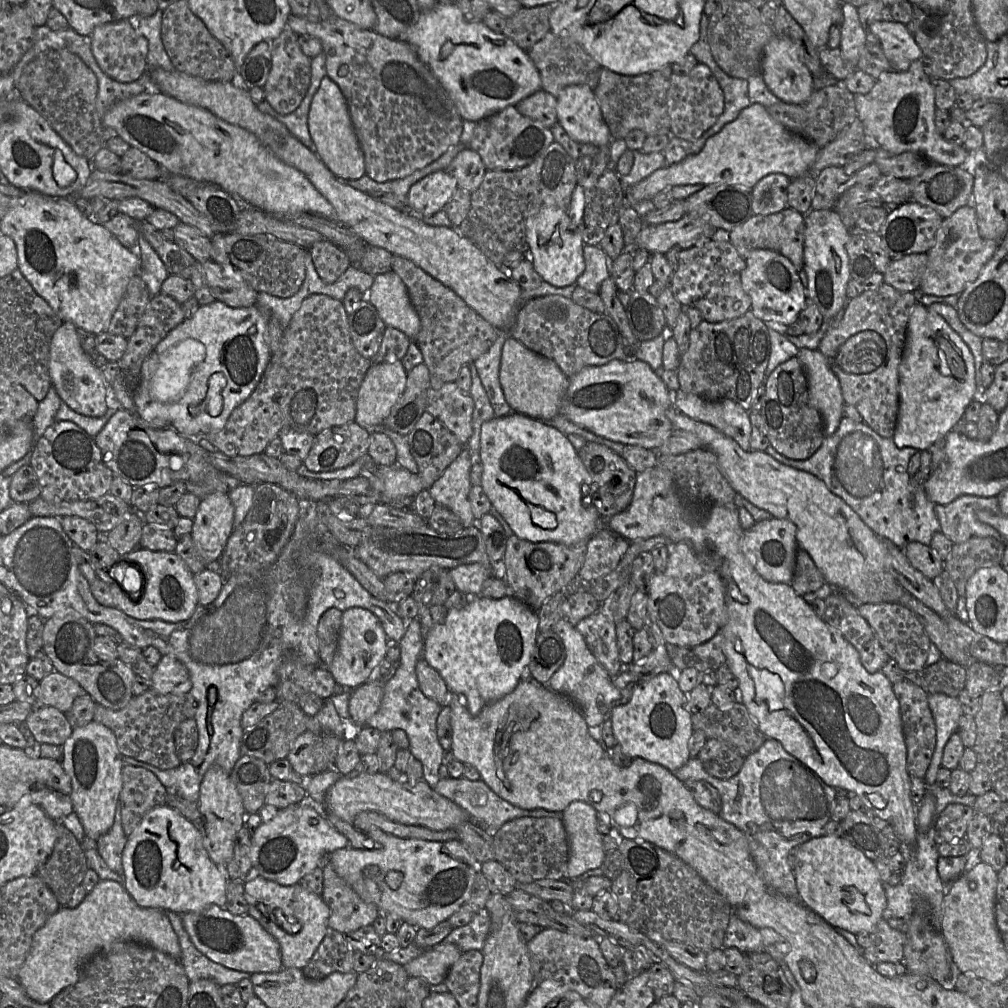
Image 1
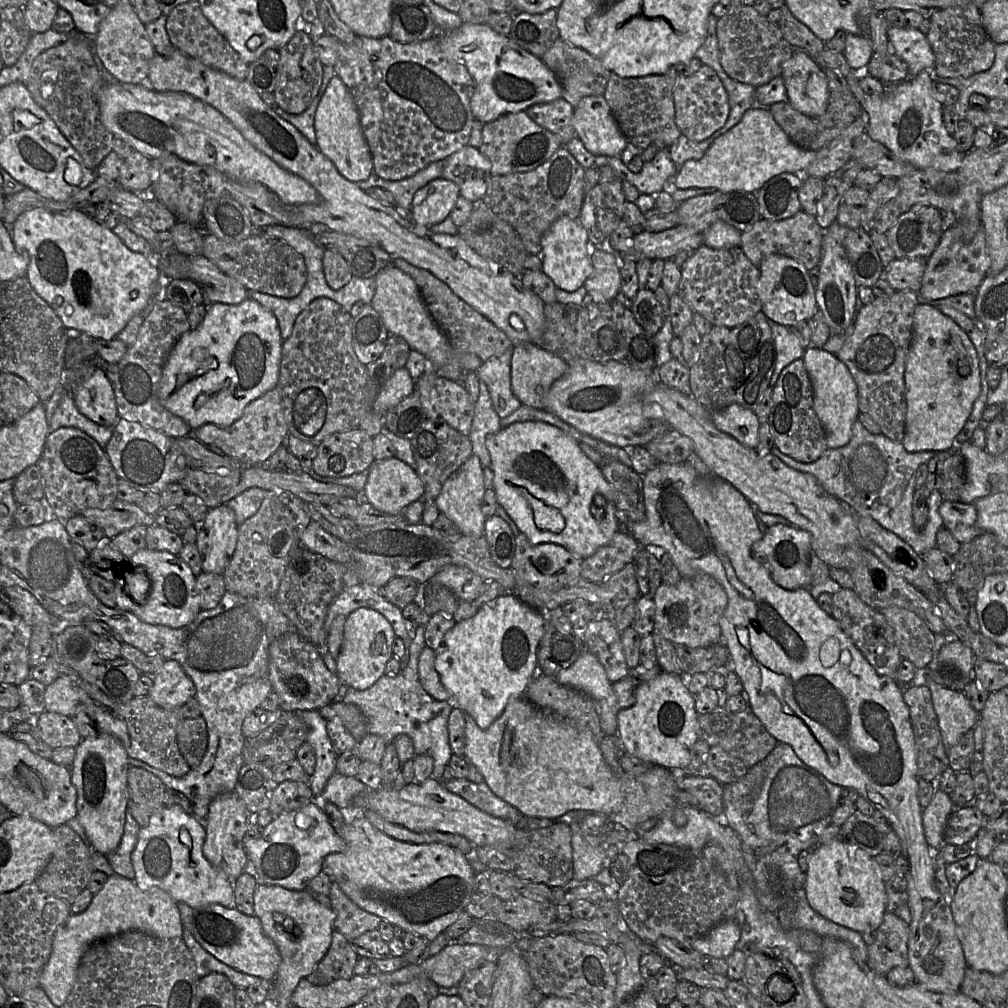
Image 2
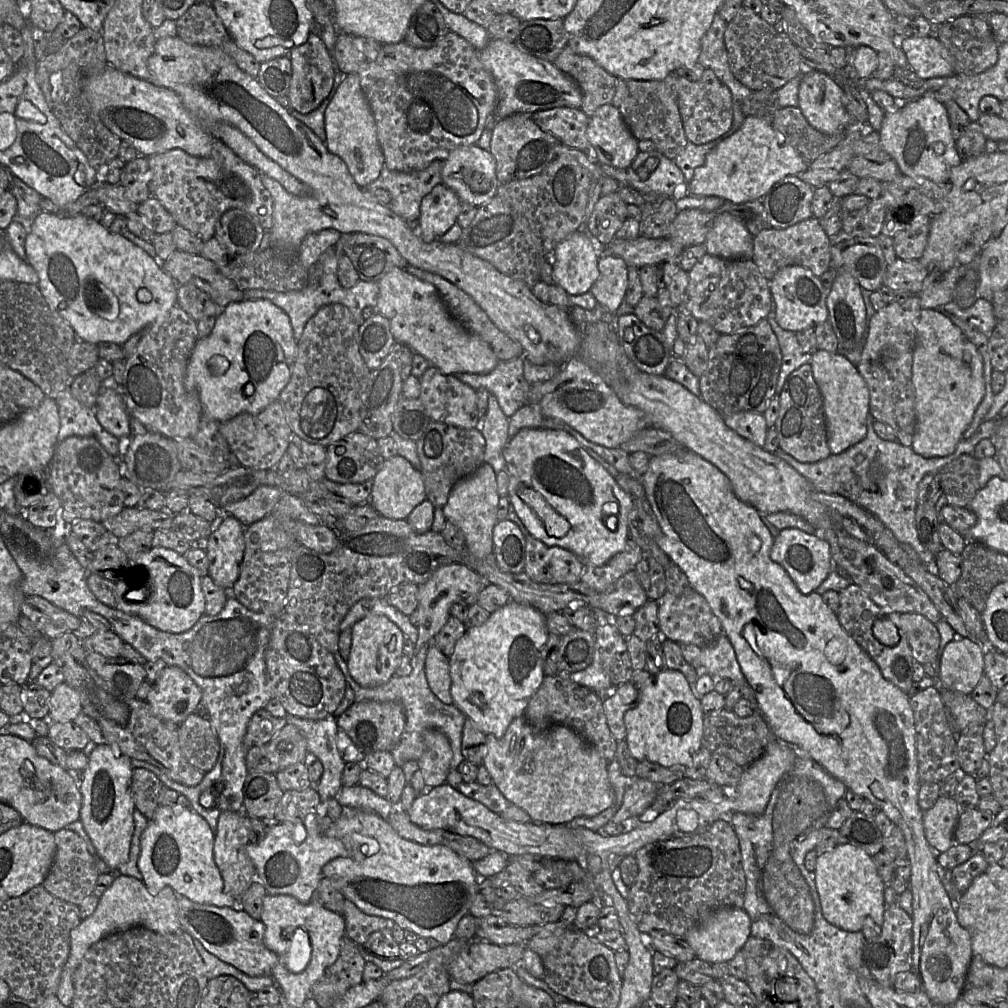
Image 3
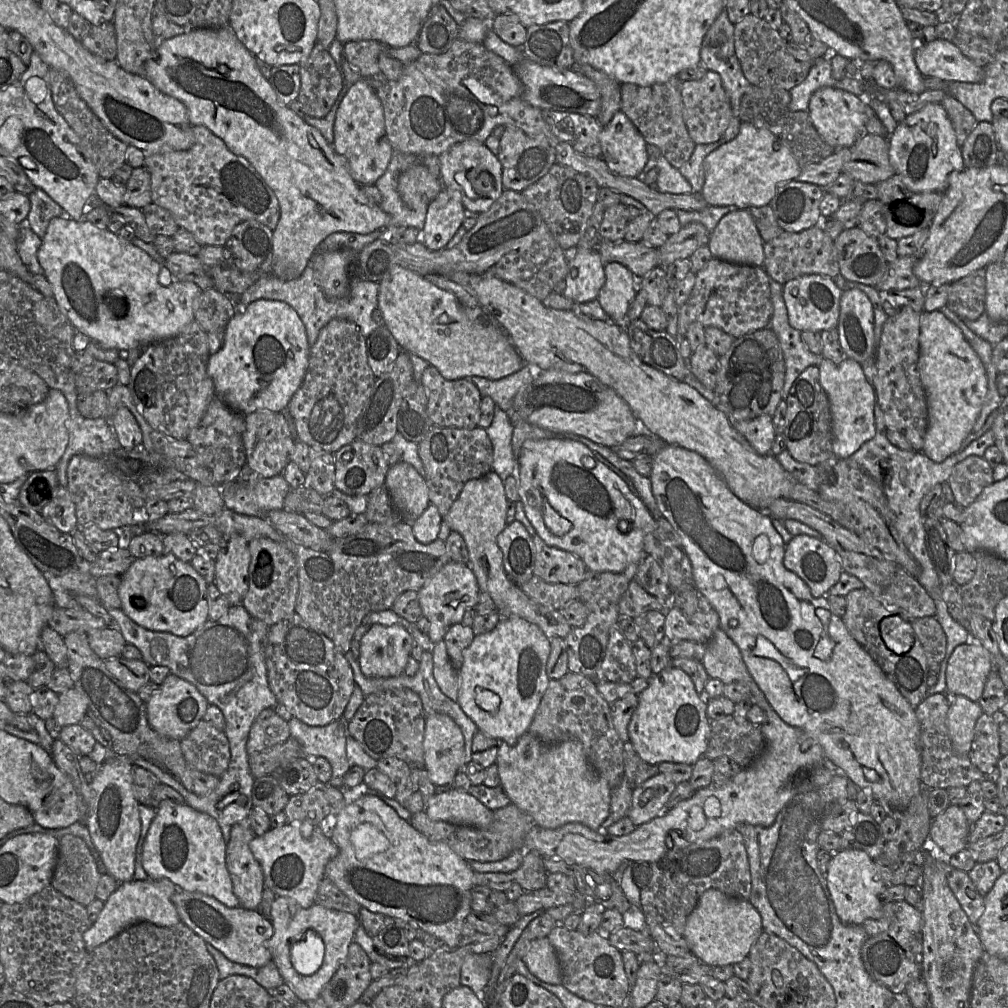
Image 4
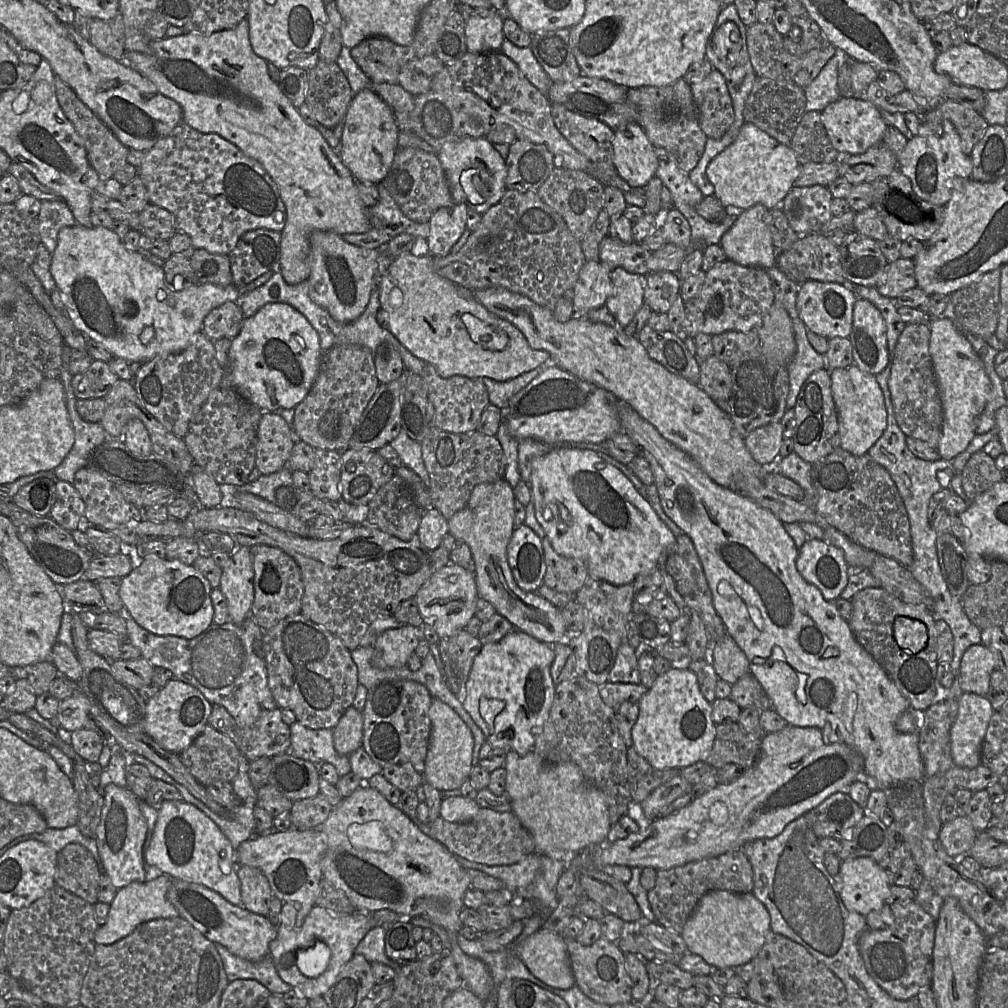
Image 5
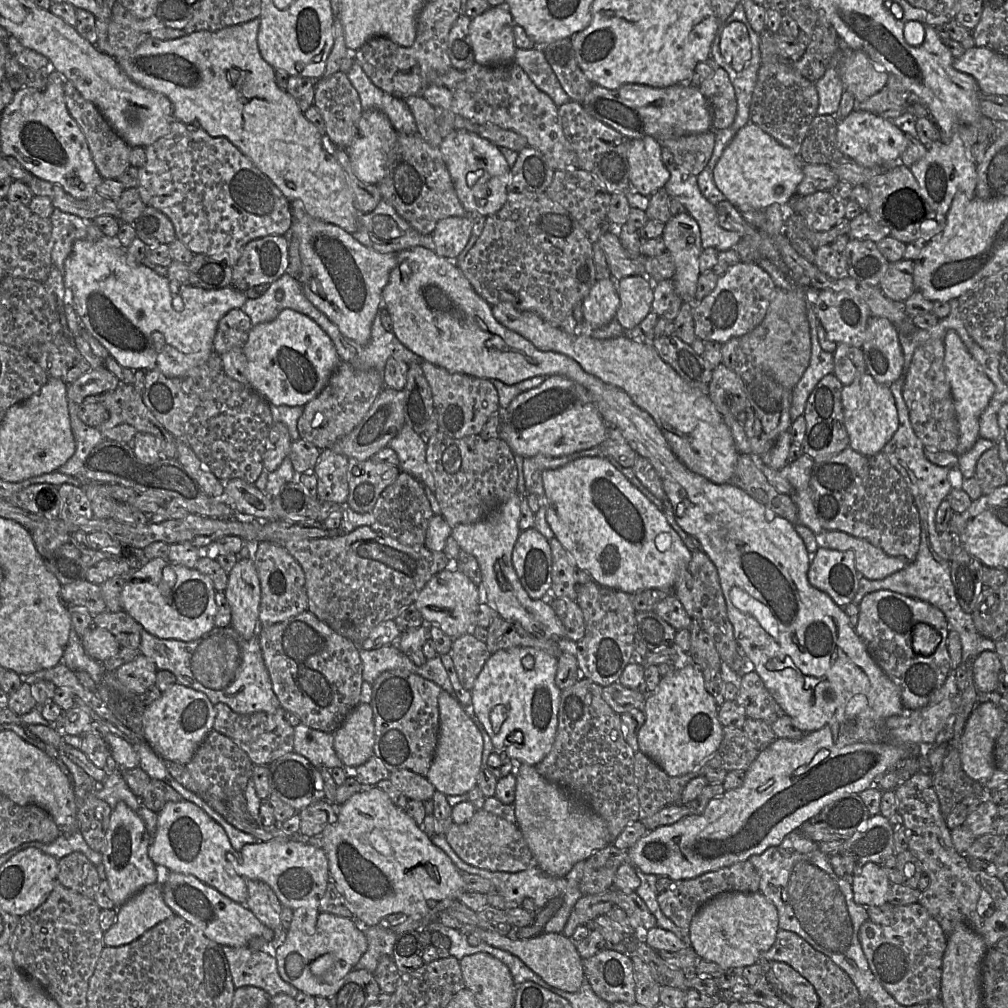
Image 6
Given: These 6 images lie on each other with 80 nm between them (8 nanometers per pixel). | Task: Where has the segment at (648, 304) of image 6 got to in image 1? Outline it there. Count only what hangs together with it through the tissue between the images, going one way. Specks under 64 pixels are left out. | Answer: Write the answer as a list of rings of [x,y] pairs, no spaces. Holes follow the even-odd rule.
[[[584,243],[583,254],[585,270],[576,284],[590,292],[599,293],[601,283],[611,276],[612,260],[599,245],[591,246]]]

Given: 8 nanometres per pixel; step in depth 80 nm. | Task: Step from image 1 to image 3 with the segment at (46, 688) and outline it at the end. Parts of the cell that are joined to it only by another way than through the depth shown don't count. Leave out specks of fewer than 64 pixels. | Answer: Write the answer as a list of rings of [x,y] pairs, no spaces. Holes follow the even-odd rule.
[[[66,682],[51,691],[49,716],[53,722],[74,721],[82,710],[78,693]]]

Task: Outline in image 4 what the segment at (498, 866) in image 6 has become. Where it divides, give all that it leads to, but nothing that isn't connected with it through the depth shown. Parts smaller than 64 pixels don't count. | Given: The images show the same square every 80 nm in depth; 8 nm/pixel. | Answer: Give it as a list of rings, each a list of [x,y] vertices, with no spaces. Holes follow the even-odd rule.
[[[513,803],[493,811],[494,819],[487,829],[477,829],[464,825],[454,825],[430,819],[424,811],[411,815],[410,824],[431,841],[447,844],[466,861],[496,862],[509,857],[523,848],[526,834],[535,826],[530,815],[521,811]]]

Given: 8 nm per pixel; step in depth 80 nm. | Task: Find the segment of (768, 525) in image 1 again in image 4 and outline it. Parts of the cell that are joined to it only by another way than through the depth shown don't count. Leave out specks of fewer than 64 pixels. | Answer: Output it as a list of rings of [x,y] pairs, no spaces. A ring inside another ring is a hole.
[[[796,535],[786,543],[783,564],[809,587],[812,596],[824,597],[844,571],[837,551],[824,539]]]

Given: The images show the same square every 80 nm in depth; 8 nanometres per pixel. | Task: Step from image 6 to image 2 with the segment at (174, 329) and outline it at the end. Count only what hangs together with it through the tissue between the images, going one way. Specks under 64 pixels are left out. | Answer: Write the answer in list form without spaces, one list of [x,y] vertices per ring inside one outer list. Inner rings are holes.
[[[34,208],[20,214],[13,222],[10,229],[11,239],[23,258],[28,258],[26,278],[29,280],[35,292],[45,300],[54,312],[62,320],[68,331],[73,334],[85,332],[96,339],[111,340],[117,338],[117,334],[125,327],[128,321],[135,315],[143,313],[148,306],[152,305],[151,299],[157,292],[158,283],[161,277],[158,266],[153,265],[153,260],[141,253],[131,251],[121,239],[111,230],[100,224],[95,219],[90,219],[78,209],[66,211],[50,211],[44,208]]]

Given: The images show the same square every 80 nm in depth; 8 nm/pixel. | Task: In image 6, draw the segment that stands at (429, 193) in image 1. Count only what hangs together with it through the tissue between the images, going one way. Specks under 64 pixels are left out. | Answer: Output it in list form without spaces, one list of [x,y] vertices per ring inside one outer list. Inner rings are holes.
[[[469,216],[447,217],[437,222],[431,235],[434,252],[438,256],[456,260],[470,240],[472,223]]]

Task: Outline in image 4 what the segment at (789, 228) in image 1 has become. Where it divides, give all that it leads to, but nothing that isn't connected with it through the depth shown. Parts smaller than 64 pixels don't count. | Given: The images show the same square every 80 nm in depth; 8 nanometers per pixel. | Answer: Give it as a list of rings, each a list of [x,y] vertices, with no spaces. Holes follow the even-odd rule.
[[[817,225],[801,232],[782,232],[778,237],[764,243],[763,269],[770,279],[780,284],[805,275],[828,276],[831,279],[840,275],[837,252],[834,242]]]

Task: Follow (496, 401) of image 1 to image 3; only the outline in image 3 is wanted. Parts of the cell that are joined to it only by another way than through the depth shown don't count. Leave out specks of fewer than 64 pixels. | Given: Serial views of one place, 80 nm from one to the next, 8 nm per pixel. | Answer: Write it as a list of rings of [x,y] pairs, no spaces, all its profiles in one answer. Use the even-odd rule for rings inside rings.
[[[524,358],[500,361],[489,373],[454,374],[460,381],[475,390],[485,389],[495,396],[501,410],[509,418],[527,403],[530,384],[523,373]]]

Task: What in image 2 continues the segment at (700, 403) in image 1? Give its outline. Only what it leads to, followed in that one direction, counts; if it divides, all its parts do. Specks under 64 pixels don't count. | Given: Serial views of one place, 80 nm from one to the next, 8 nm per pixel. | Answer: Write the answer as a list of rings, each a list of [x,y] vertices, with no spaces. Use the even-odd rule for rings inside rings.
[[[731,404],[722,410],[710,411],[710,416],[718,430],[745,447],[758,447],[760,422],[753,411],[738,404]]]

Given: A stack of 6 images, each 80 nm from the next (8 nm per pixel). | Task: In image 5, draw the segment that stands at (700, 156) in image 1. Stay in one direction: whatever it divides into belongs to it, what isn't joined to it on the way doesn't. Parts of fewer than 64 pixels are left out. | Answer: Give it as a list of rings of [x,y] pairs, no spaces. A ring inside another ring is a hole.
[[[744,123],[735,141],[720,152],[707,166],[706,174],[714,187],[714,195],[724,207],[734,206],[747,210],[755,205],[774,209],[783,202],[799,177],[801,165],[788,146],[778,142],[755,124]]]

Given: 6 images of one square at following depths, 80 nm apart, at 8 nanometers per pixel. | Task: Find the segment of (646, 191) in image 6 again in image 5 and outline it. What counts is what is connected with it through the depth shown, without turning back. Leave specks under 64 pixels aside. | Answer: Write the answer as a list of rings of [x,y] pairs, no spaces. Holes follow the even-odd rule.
[[[632,121],[614,130],[613,163],[619,176],[631,187],[644,189],[656,176],[658,158],[639,123]]]

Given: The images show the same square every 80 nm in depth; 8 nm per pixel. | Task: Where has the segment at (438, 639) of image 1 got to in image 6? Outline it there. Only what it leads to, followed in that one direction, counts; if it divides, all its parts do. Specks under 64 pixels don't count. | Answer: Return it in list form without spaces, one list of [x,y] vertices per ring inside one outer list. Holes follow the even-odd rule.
[[[513,647],[492,653],[478,675],[471,698],[476,717],[491,738],[493,747],[508,757],[513,768],[523,763],[538,765],[550,752],[558,727],[561,690],[555,683],[557,659],[532,647]]]

